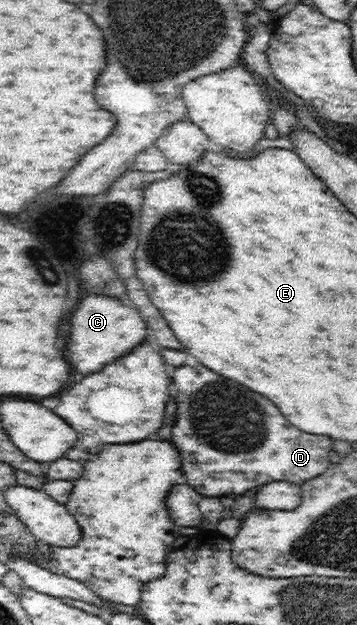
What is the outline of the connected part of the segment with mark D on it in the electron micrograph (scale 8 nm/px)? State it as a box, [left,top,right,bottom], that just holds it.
[172,364,333,497]

